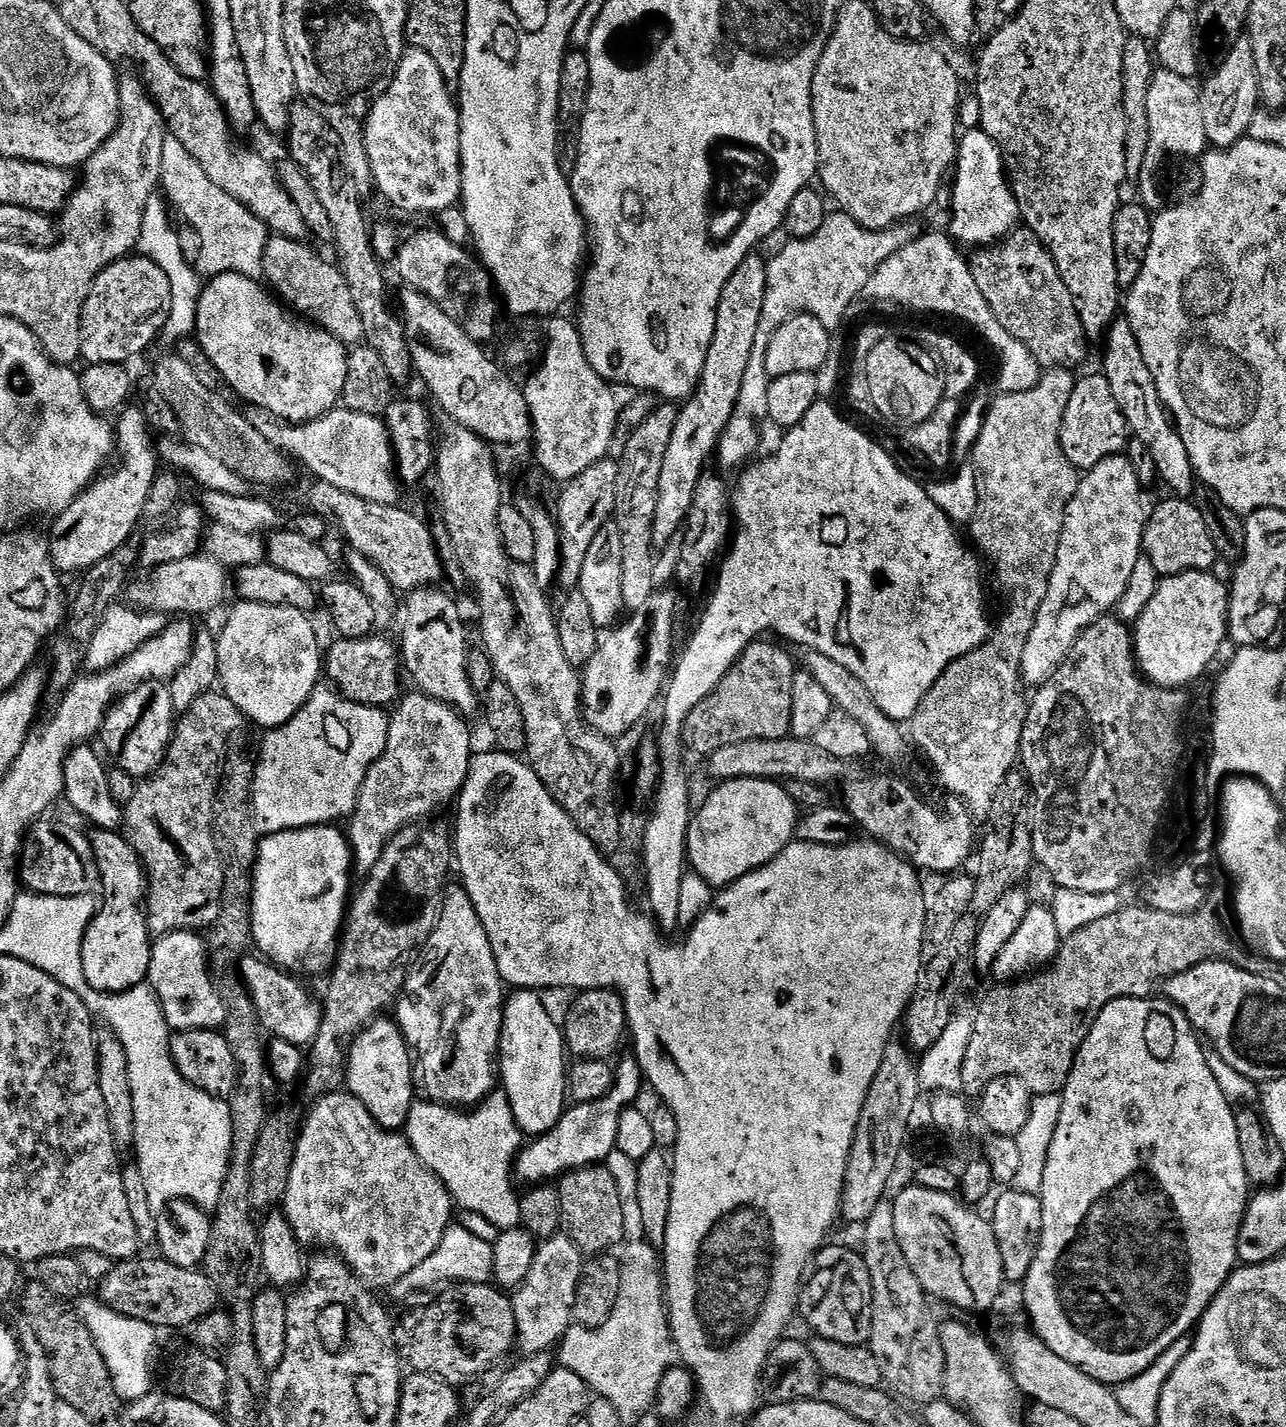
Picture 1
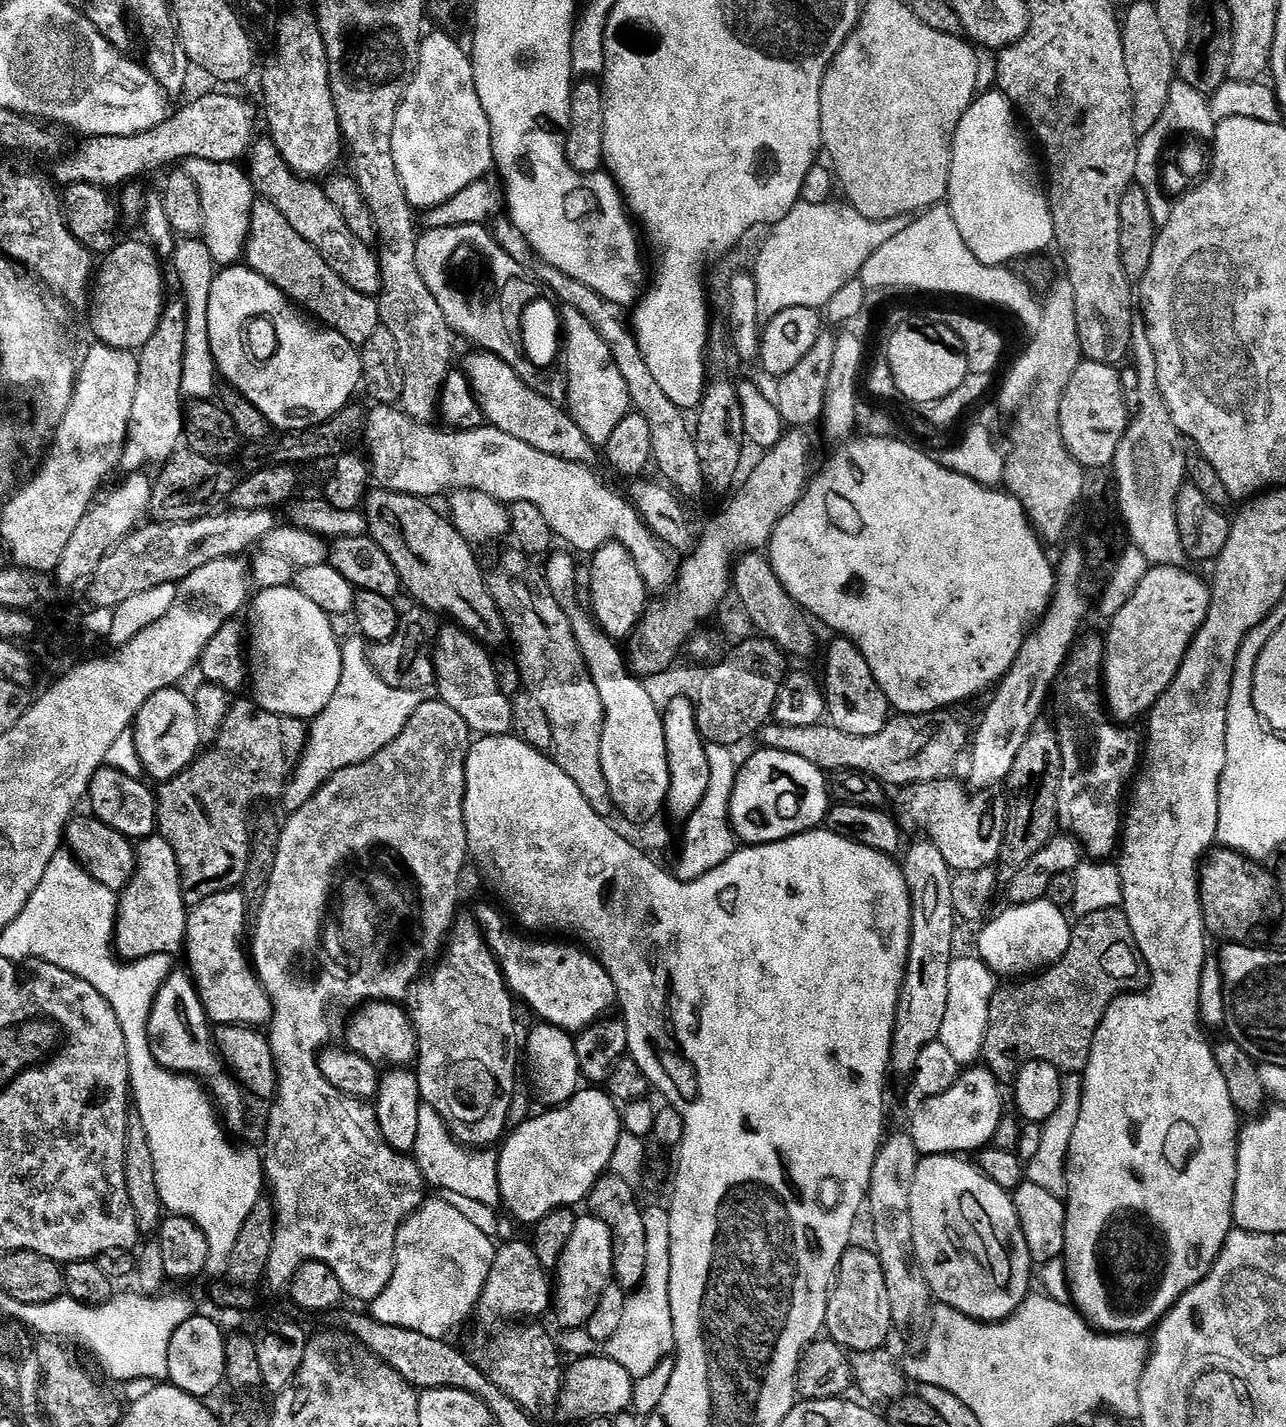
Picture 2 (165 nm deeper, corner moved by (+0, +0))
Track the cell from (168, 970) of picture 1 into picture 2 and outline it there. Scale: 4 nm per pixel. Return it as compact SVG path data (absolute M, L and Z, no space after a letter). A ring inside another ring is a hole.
M203 900L188 912L188 930L186 953L192 963L199 991L202 993L207 1014L220 1026L264 1026L272 1017L272 1002L268 996L260 996L262 988L256 988L256 982L248 980L250 968L244 972L240 968L240 955L245 953L242 948L236 952L236 916L232 912L220 912L216 904L205 904Z

